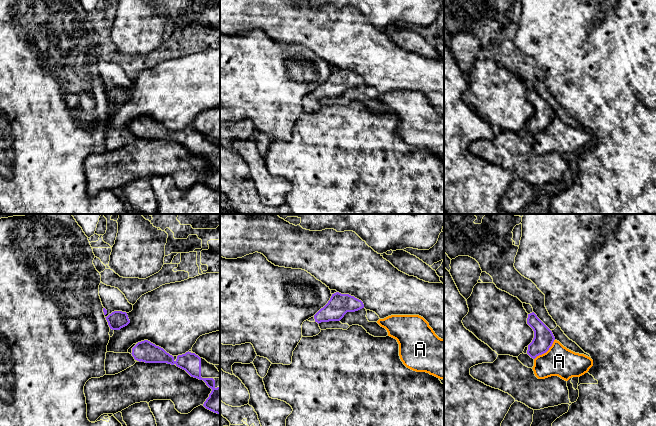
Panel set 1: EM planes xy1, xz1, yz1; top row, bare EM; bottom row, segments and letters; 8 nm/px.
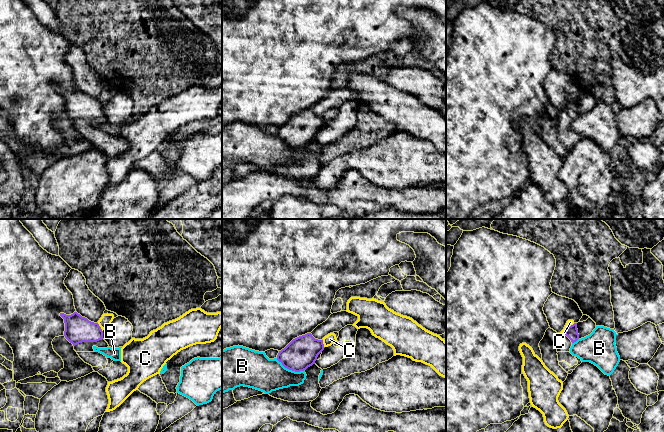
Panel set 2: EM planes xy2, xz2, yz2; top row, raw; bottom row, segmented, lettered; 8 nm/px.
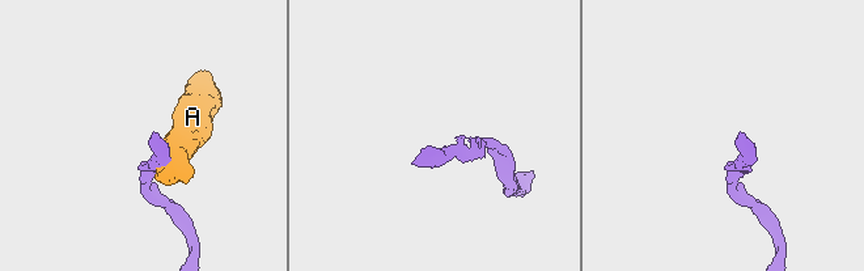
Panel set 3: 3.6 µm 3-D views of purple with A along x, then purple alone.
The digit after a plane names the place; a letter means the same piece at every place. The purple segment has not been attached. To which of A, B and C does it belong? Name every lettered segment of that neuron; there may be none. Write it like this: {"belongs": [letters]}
{"belongs": []}

